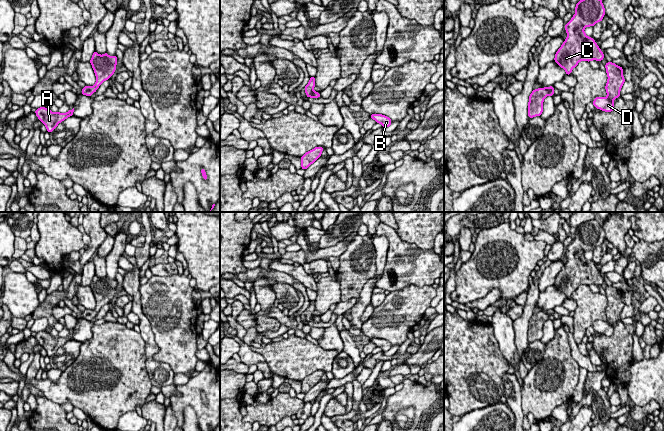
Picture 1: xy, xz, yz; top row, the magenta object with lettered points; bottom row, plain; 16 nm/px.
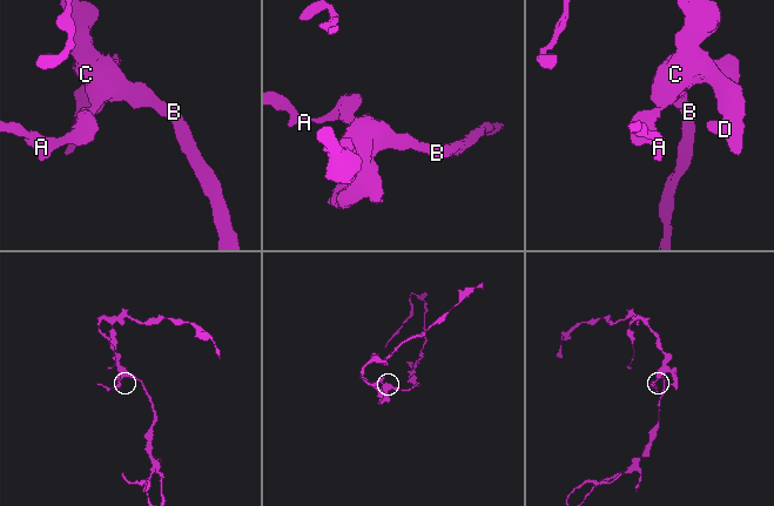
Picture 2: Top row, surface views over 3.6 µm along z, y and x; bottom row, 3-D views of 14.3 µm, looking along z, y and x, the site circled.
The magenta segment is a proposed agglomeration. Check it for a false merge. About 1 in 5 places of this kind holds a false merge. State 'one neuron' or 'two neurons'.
one neuron

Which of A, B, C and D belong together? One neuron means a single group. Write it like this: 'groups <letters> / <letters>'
groups A B C D

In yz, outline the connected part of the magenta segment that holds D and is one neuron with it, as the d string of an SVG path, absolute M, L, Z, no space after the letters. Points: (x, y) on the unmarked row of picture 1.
M607 286L605 289L608 304L605 310L607 321L595 321L593 329L596 333L602 335L612 336L614 333L613 325L621 320L620 314L625 306L623 301L623 292L617 290L615 287Z

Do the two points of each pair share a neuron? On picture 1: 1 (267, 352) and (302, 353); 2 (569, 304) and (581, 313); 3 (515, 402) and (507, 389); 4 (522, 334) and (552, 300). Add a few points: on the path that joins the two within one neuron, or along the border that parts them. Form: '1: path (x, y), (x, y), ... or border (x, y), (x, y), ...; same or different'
1: path (276, 353), (293, 353); same
2: border (570, 298), (576, 303), (574, 310); different
3: path (514, 399), (510, 392); same
4: border (539, 291), (537, 299); different

